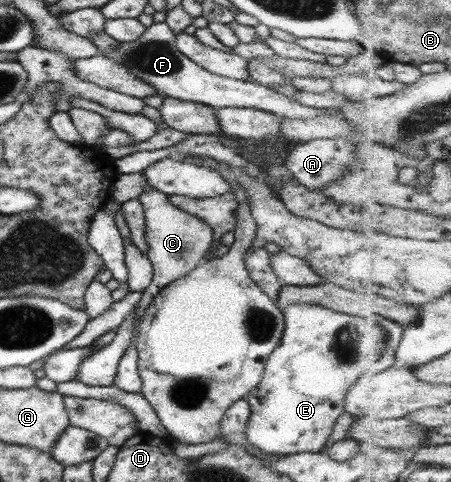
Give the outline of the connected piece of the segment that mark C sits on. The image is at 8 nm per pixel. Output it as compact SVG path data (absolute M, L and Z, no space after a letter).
M150 186L144 188L142 194L138 194L138 202L142 204L144 212L144 245L148 249L144 252L152 268L151 282L142 290L142 297L135 307L134 313L134 335L138 330L138 324L144 316L144 310L148 308L152 298L160 292L164 286L172 283L175 279L193 271L194 268L205 259L206 252L213 242L212 228L193 216L170 204L169 197L152 189Z

